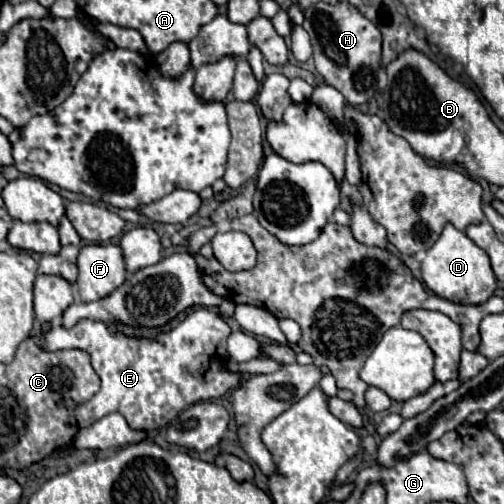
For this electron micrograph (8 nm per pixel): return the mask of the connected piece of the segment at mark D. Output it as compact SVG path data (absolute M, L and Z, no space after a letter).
M447 224L439 240L425 252L421 274L431 292L457 304L483 304L497 288L497 278L489 264L487 252L473 244L473 240L469 240L469 236L465 236L465 232L457 230L453 224Z

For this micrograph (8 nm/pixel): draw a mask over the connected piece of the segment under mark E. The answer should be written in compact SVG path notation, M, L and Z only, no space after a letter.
M195 308L175 328L171 328L169 332L161 332L155 338L137 338L121 332L111 332L109 326L99 320L81 320L73 328L63 328L59 322L53 322L43 336L43 346L45 348L79 348L91 356L93 370L101 378L101 390L85 404L75 404L73 400L61 400L59 404L75 412L75 418L81 428L93 424L95 420L111 412L119 412L133 430L151 432L151 430L163 430L187 406L201 400L217 400L219 396L239 386L243 374L227 370L227 362L229 362L227 336L229 334L231 334L231 328L219 312L209 308Z

